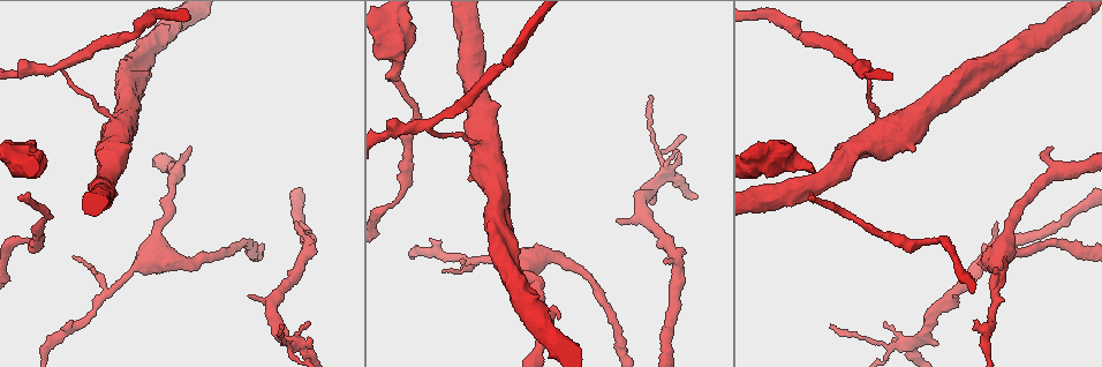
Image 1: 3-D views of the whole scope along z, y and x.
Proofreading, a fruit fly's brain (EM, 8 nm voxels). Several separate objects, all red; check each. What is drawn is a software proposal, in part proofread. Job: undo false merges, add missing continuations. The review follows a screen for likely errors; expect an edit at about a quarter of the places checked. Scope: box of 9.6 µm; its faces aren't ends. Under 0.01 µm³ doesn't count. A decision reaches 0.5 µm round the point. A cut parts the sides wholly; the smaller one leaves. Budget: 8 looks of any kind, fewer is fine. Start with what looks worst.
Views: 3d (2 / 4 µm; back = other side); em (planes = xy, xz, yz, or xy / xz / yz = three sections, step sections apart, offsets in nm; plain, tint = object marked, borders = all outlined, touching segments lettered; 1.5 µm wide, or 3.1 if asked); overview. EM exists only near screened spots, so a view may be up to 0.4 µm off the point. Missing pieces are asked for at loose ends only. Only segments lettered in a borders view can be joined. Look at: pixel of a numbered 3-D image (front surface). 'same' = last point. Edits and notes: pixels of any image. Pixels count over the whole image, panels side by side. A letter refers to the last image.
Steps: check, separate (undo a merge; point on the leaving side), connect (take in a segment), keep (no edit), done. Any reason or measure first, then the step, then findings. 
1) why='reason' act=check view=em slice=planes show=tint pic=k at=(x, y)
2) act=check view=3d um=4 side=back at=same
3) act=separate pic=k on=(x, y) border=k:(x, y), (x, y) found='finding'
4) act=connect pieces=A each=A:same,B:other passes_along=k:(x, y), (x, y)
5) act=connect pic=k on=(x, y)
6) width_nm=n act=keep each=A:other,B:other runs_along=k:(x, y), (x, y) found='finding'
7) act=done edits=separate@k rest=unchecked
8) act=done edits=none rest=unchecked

why='three arms meet' act=check view=3d um=4 pic=1 at=(428, 128)

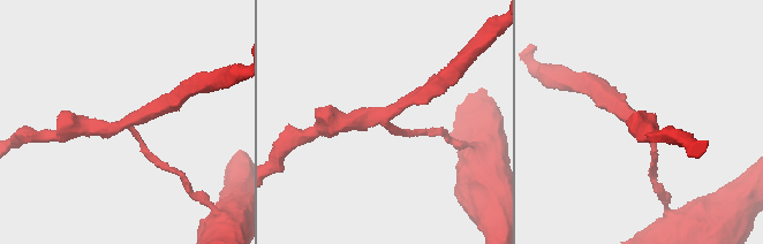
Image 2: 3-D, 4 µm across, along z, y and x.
arms=3 act=check view=em slice=planes show=borders pic=2 at=(385, 123)

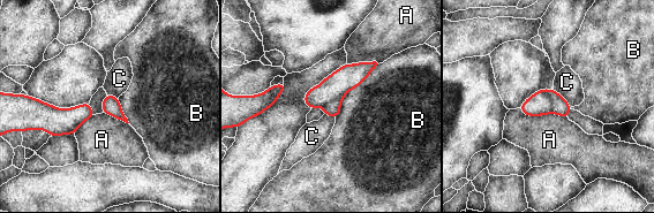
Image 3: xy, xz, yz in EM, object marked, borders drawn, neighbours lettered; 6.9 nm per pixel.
act=separate pic=3 on=(539, 104) each=A:other,B:other,C:other border=3:(549, 90), (550, 109), (553, 112) found='a second cell is stuck on'

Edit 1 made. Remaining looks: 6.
act=check view=overview

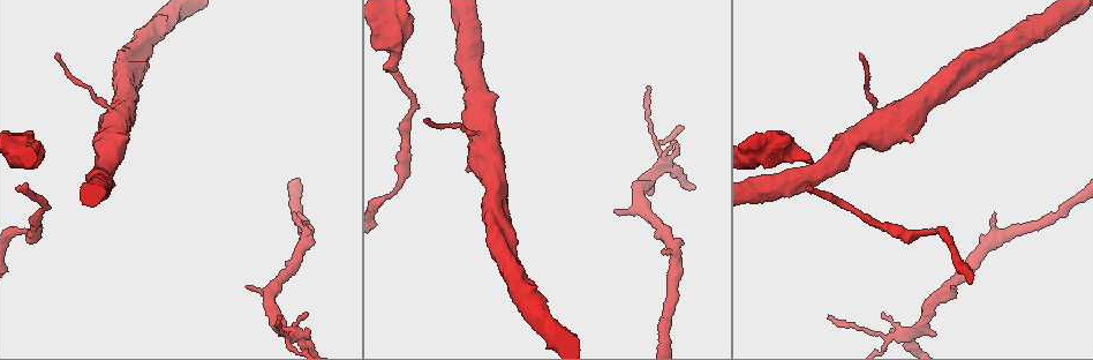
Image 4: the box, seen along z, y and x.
why='branch stops here' act=check view=em slice=planes show=borders pic=4 at=(384, 69)

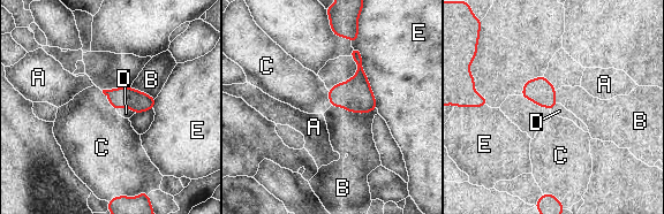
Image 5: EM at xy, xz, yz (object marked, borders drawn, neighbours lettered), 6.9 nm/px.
longest_contact=E:480nm act=connect pieces=D each=A:other,B:other,C:other,D:same,E:other passes_along=5:(138, 101), (126, 107), (126, 113) found='the cell continues'

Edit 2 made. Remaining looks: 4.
act=done edits=separate@3,connect@5 rest=unchecked

